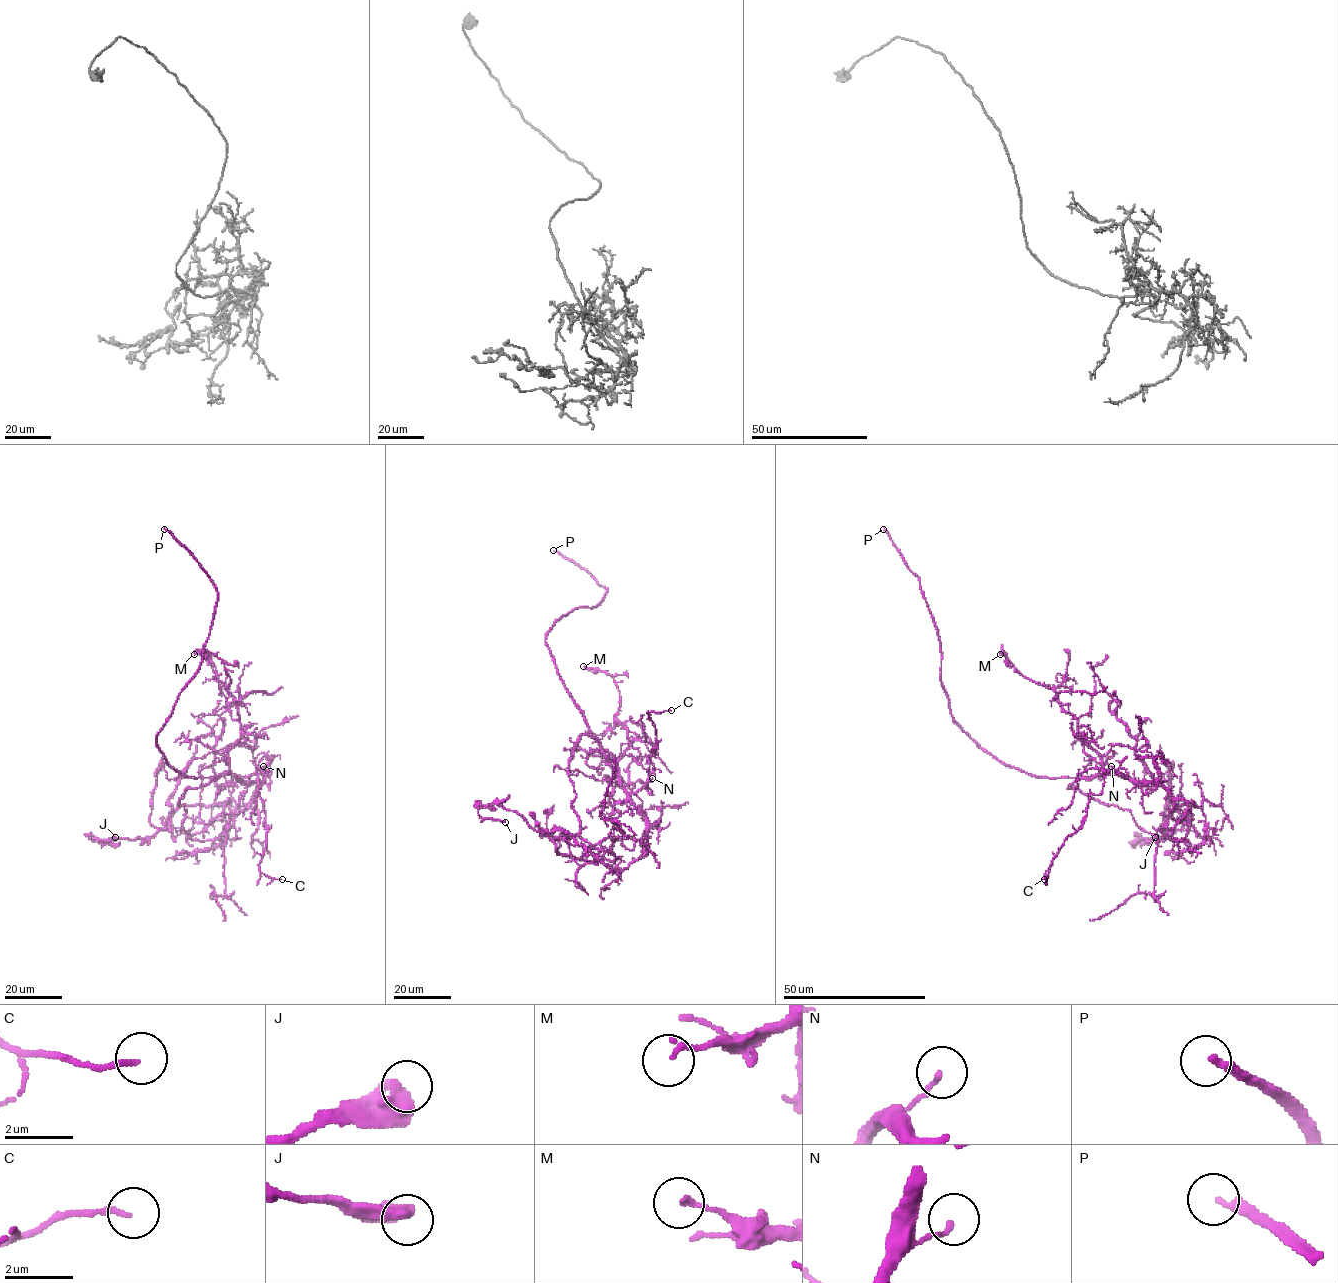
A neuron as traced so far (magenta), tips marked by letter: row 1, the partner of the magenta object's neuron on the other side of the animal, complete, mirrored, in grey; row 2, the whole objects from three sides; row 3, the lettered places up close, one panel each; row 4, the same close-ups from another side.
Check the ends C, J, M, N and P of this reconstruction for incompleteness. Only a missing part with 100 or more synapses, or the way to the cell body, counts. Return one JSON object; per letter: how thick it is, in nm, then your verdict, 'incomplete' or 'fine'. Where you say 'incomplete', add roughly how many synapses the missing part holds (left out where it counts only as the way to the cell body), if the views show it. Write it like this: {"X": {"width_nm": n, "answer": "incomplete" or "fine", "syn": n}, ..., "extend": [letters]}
{"C": {"width_nm": 140, "answer": "fine"}, "J": {"width_nm": 550, "answer": "fine"}, "M": {"width_nm": 140, "answer": "fine"}, "N": {"width_nm": 140, "answer": "fine"}, "P": {"width_nm": 190, "answer": "incomplete"}, "extend": ["P"]}

